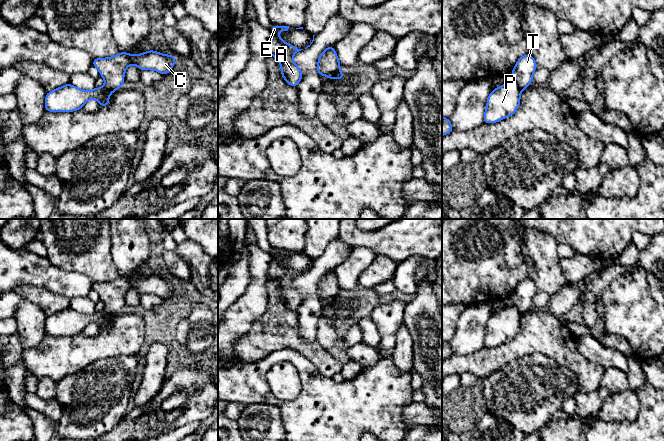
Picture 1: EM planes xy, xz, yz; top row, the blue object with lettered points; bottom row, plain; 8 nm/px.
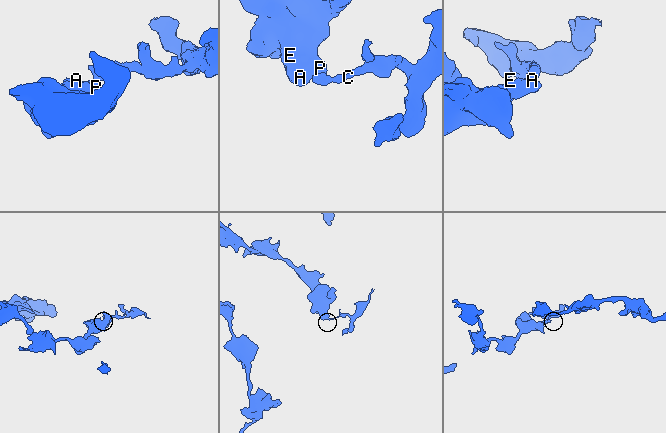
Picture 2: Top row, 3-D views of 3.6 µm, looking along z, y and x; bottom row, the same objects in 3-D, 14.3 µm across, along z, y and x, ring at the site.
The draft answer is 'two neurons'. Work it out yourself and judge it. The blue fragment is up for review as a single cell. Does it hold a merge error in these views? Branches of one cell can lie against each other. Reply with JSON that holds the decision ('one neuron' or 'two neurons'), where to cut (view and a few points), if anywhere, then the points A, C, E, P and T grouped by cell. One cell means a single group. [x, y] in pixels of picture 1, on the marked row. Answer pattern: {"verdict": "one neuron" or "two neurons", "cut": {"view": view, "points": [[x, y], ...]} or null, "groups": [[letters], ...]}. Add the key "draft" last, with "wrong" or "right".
{"verdict": "two neurons", "cut": {"view": "xz", "points": [[338, 70], [328, 76]]}, "groups": [["A", "E", "P"], ["C", "T"]], "draft": "right"}

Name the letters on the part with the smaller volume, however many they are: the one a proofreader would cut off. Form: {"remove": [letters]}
{"remove": ["C", "T"]}

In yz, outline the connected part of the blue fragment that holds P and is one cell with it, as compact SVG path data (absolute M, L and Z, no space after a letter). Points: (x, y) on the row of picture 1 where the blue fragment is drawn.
M514 82L506 83L488 96L483 123L496 123L511 116L520 105L521 89Z

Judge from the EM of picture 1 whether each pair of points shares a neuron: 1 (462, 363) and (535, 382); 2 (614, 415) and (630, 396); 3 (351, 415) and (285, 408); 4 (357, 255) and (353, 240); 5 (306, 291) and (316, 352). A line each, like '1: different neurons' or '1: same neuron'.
1: different neurons
2: same neuron
3: same neuron
4: different neurons
5: different neurons

